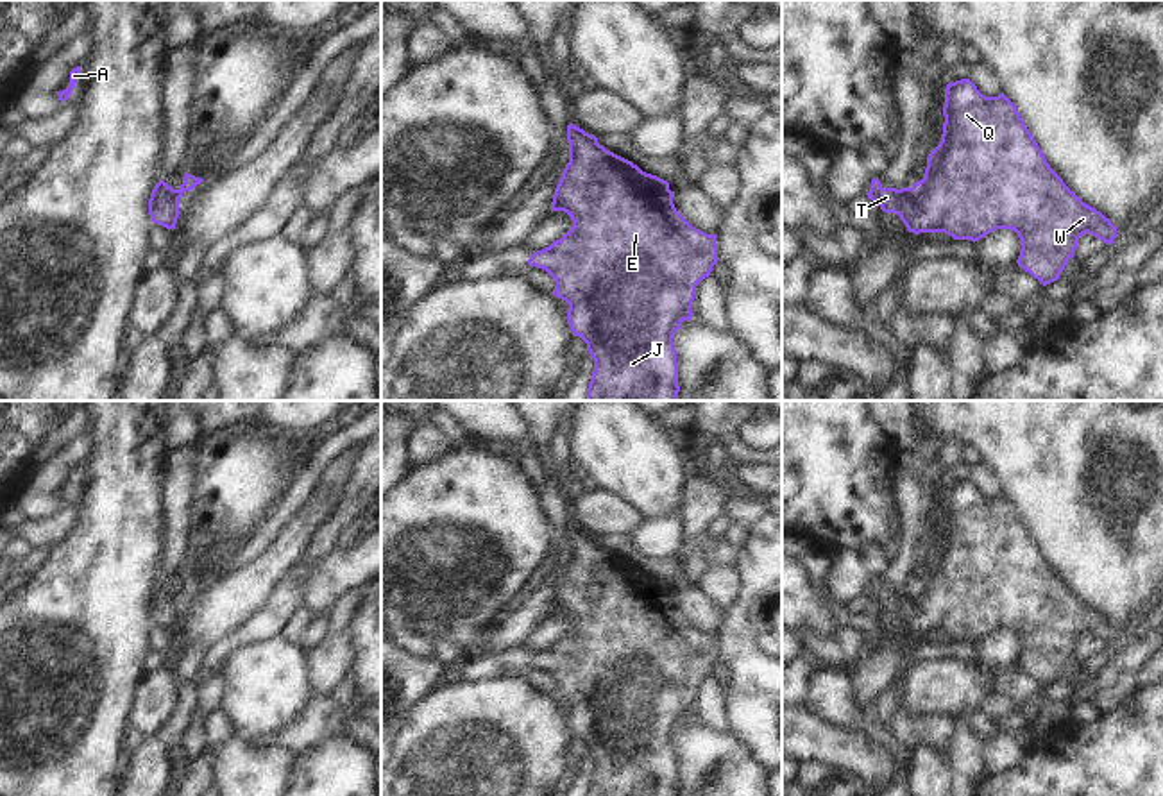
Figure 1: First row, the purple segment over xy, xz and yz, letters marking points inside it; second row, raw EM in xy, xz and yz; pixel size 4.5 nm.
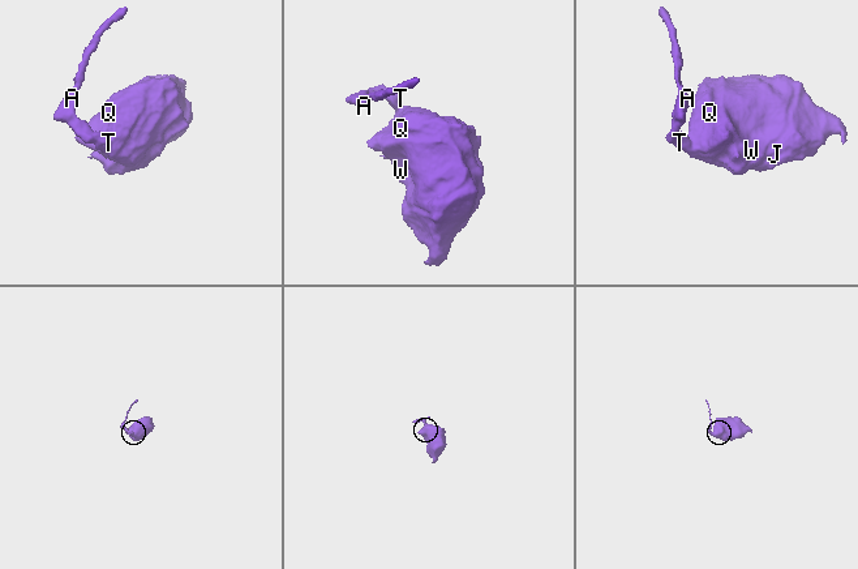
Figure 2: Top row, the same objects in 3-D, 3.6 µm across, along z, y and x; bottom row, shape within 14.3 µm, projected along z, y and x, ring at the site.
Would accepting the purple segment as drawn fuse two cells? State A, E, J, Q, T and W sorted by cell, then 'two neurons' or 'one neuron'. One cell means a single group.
A E J Q T W | one neuron

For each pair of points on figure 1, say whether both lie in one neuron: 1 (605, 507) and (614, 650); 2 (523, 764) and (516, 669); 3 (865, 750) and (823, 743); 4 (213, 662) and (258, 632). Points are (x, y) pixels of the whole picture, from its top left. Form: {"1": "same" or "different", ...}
{"1": "different", "2": "different", "3": "same", "4": "same"}

